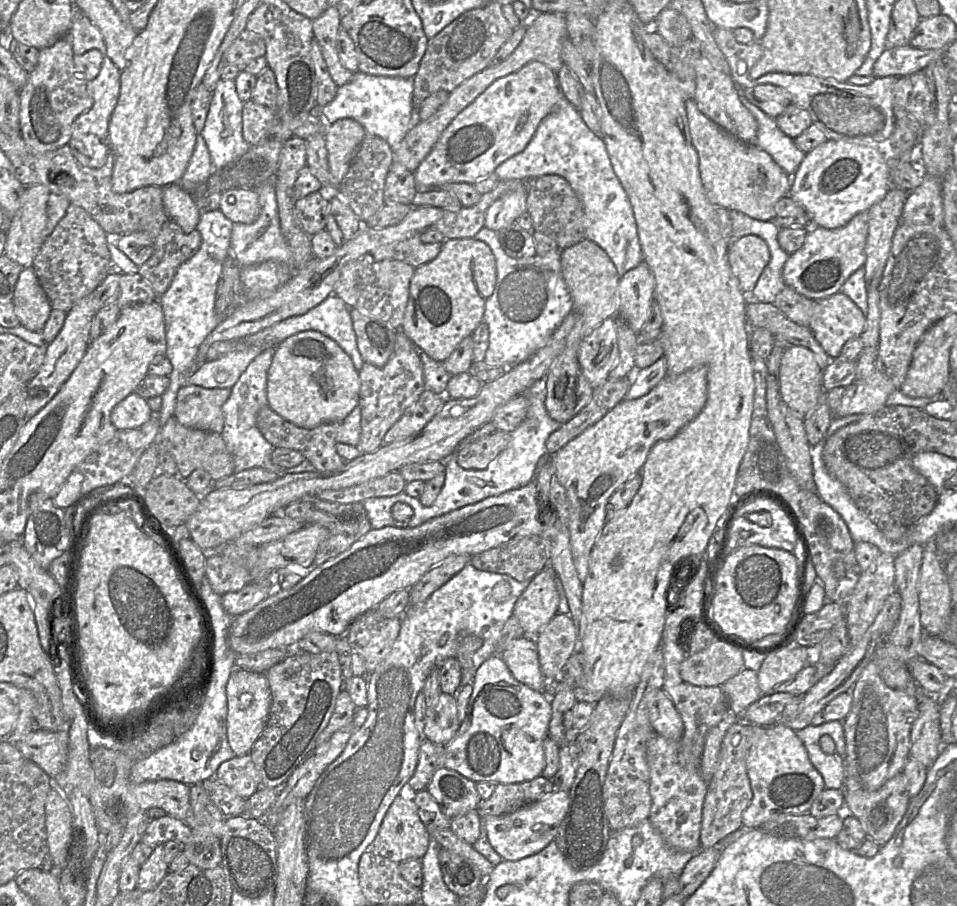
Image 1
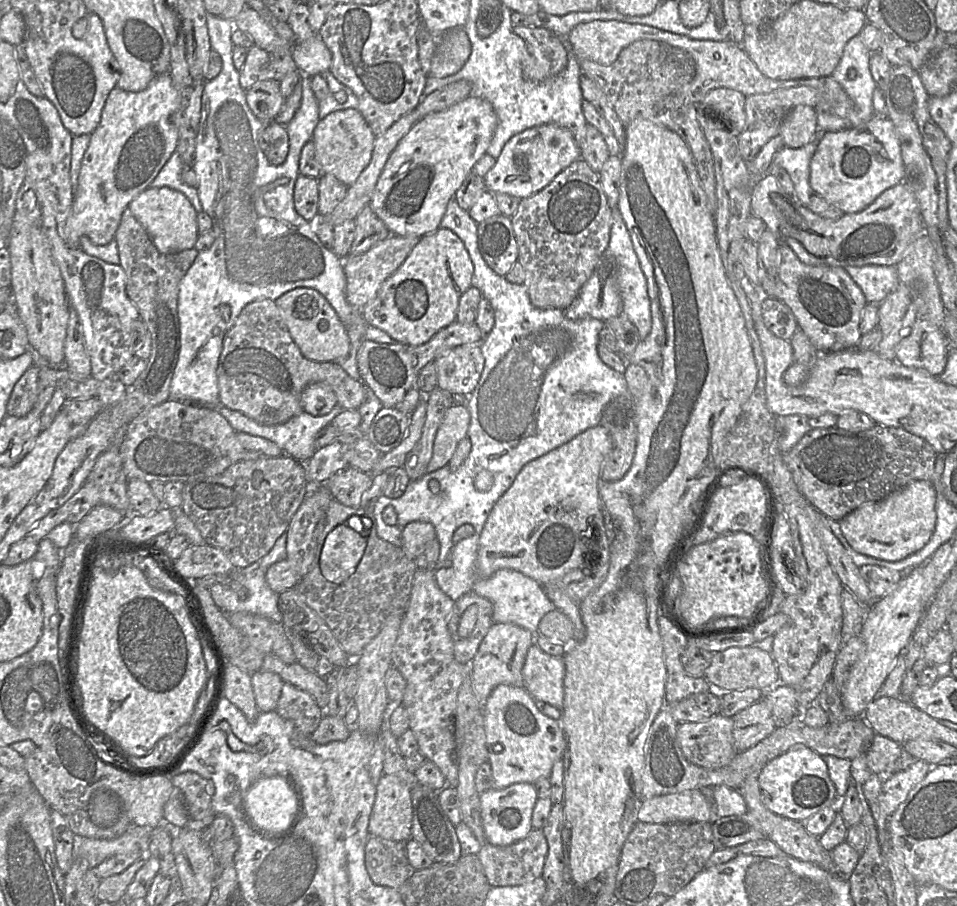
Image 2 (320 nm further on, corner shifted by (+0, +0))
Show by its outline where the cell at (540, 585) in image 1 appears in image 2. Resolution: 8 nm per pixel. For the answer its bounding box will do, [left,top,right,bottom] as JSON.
[469,623,536,712]

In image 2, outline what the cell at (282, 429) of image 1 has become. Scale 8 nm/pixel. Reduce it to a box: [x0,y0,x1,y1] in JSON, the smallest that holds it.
[325,466,373,507]

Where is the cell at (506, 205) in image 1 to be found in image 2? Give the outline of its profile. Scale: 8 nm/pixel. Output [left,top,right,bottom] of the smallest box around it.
[484,123,581,199]

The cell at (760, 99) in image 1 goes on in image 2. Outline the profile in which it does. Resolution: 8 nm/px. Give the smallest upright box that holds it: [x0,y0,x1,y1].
[697,88,746,136]

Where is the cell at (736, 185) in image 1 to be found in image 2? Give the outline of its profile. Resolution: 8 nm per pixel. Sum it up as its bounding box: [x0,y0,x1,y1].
[751,173,924,268]

